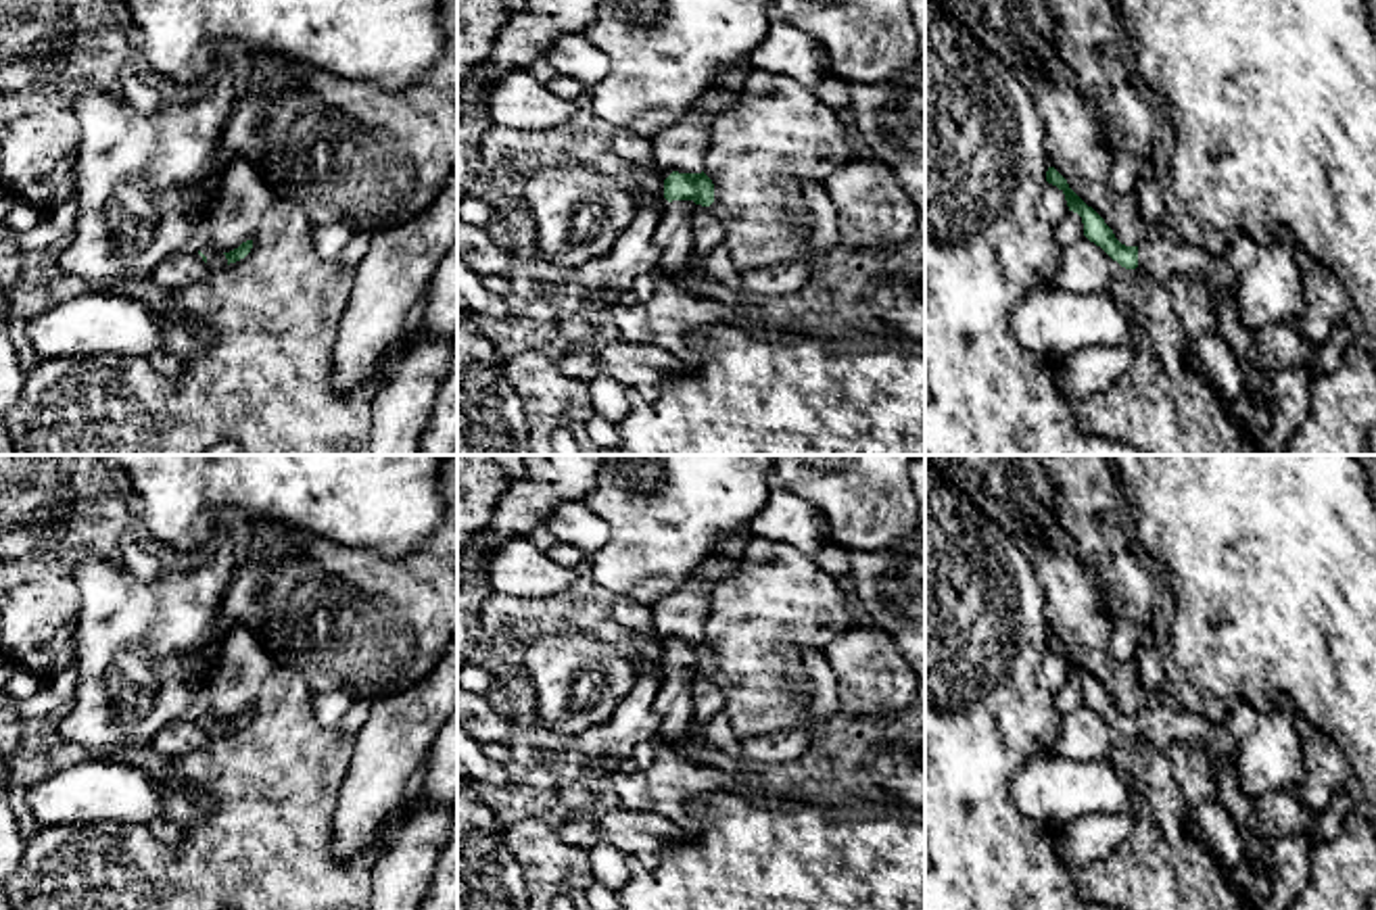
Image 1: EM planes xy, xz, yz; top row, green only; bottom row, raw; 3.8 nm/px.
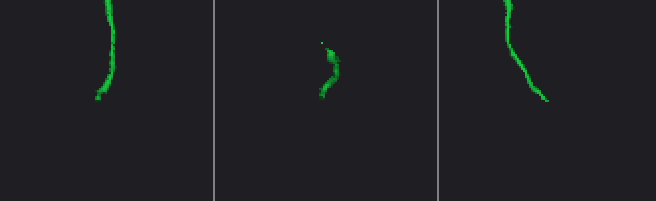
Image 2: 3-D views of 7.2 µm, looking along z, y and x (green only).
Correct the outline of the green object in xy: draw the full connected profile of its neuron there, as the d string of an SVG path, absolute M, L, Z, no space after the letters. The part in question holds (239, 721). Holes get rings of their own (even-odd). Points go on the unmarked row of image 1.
M253 708L242 710L238 716L234 716L230 720L221 720L213 712L207 712L207 710L196 712L196 718L203 724L203 728L207 731L209 739L223 737L230 731L244 726L251 720L251 716L253 716Z

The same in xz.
M672 639L664 647L664 666L668 674L656 697L654 710L662 718L658 733L666 743L672 743L691 731L693 678L697 672L710 674L714 670L714 651L704 639Z

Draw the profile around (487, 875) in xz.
M457 779L457 910L528 910L524 872L470 779Z

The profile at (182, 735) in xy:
M192 714L161 728L150 745L157 753L177 758L180 753L203 749L207 743L209 735L196 714Z

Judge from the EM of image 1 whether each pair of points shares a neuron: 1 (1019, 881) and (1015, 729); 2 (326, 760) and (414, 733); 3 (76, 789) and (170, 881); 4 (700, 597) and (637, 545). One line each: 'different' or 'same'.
1: same
2: different
3: different
4: different

